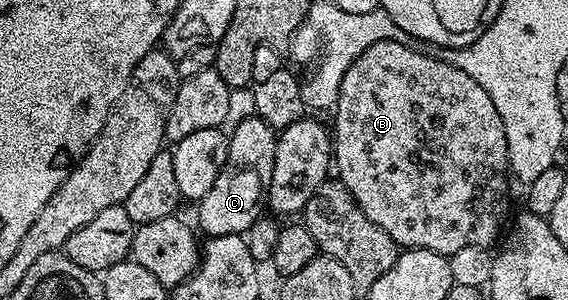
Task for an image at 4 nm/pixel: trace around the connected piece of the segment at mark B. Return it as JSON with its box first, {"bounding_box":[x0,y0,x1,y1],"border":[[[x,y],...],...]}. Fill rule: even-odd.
{"bounding_box":[334,40,510,256],"border":[[[382,40],[378,44],[370,44],[370,48],[366,48],[366,52],[362,52],[362,56],[358,56],[358,60],[354,60],[354,64],[350,64],[350,68],[346,72],[346,76],[342,76],[342,84],[340,91],[336,94],[336,105],[334,107],[334,115],[336,114],[336,130],[334,126],[334,170],[338,175],[338,180],[345,186],[354,196],[354,200],[358,204],[358,208],[362,208],[362,212],[366,212],[366,216],[370,216],[370,220],[374,220],[374,224],[378,224],[378,228],[382,228],[382,232],[386,232],[393,238],[402,248],[411,248],[413,250],[429,250],[435,254],[451,256],[454,252],[458,252],[458,248],[470,248],[471,246],[487,246],[493,245],[492,241],[500,234],[500,225],[504,222],[504,213],[508,210],[508,178],[510,182],[510,171],[508,169],[508,149],[506,148],[506,132],[502,128],[502,116],[498,116],[498,108],[494,108],[494,100],[490,100],[490,96],[486,96],[482,84],[477,84],[475,80],[470,80],[470,76],[466,76],[466,72],[462,72],[458,68],[454,68],[449,62],[444,62],[440,58],[434,56],[422,56],[422,52],[414,52],[414,48],[406,48],[406,44],[398,44],[392,40]]]}

